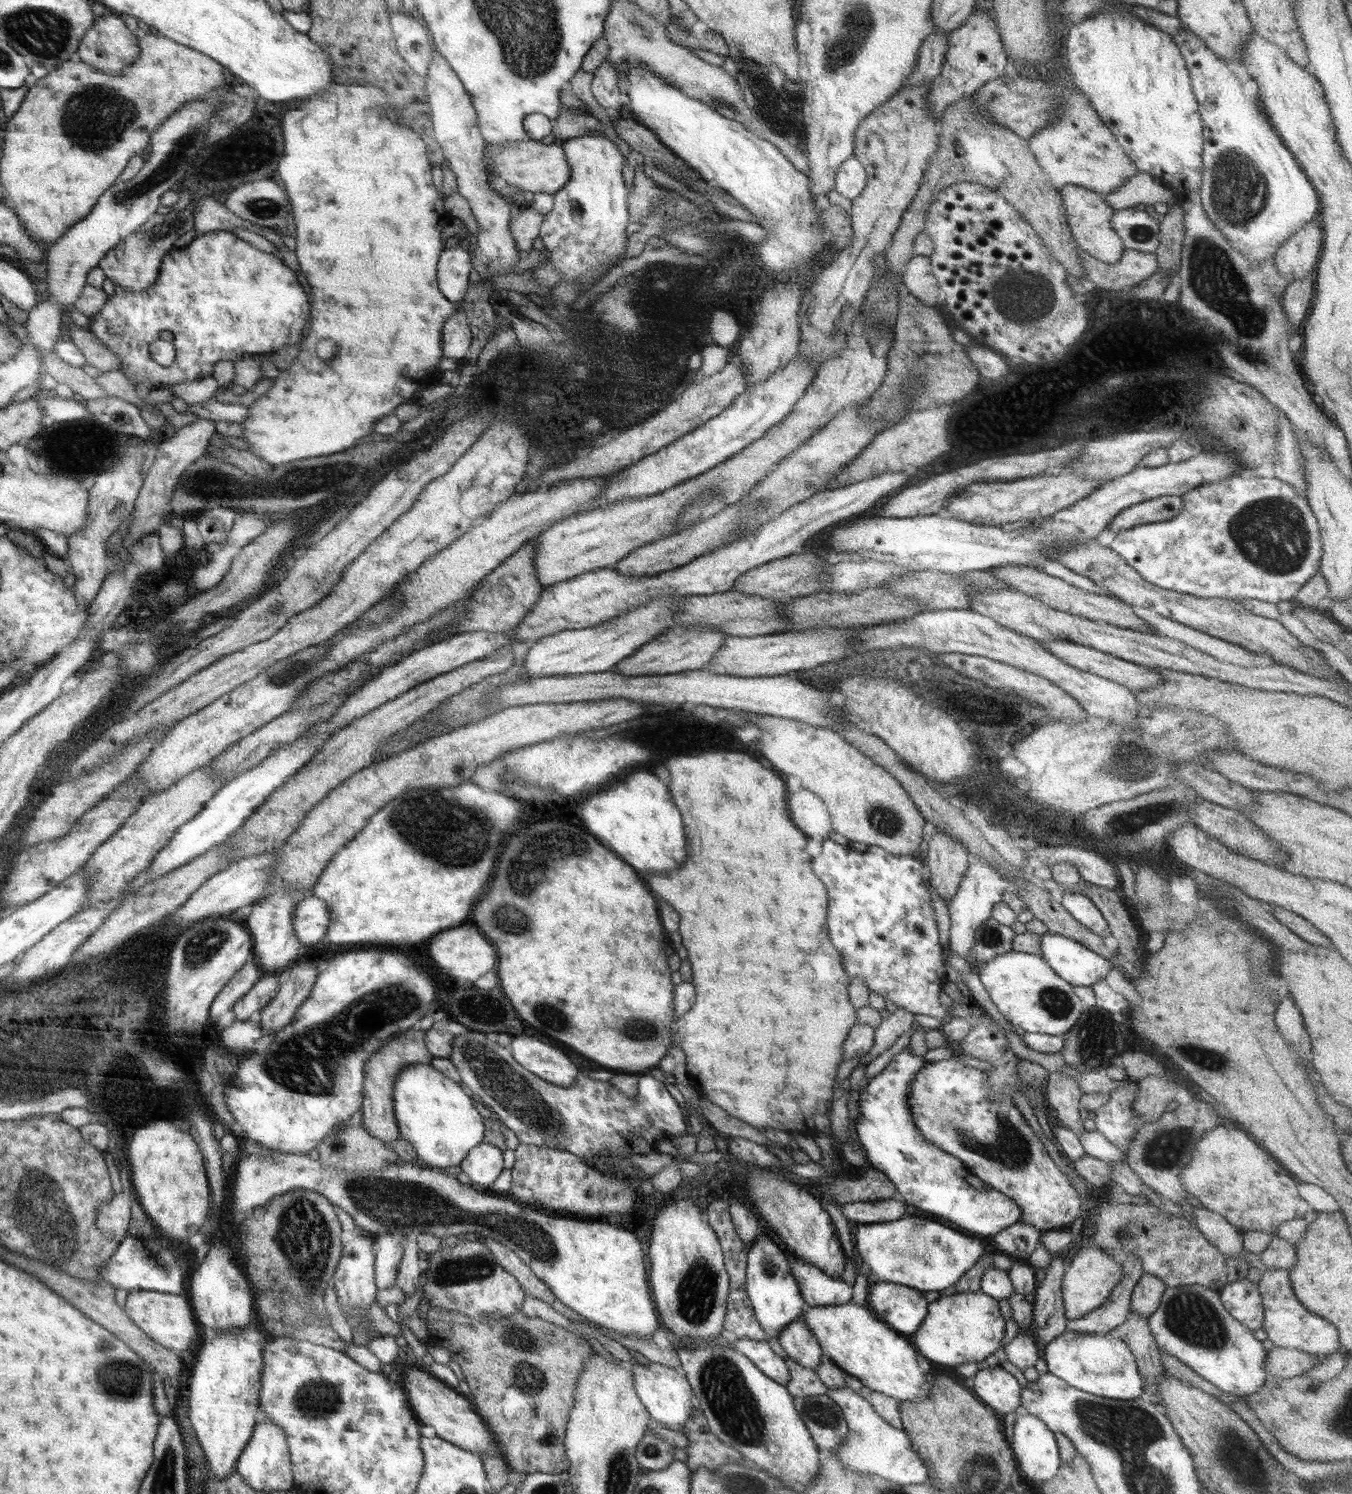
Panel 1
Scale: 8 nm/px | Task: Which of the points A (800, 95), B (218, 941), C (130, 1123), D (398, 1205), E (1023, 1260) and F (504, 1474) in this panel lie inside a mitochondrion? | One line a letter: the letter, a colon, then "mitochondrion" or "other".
A: other
B: mitochondrion
C: other
D: mitochondrion
E: other
F: other

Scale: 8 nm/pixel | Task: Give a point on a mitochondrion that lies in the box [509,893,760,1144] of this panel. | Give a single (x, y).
(553, 1016)

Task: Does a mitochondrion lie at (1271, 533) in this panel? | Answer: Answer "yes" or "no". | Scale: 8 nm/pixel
yes

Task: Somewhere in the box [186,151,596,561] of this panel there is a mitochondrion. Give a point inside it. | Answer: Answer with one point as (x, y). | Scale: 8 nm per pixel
(268, 208)

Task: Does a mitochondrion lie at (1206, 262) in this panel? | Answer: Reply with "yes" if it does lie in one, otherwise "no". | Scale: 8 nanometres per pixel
yes

